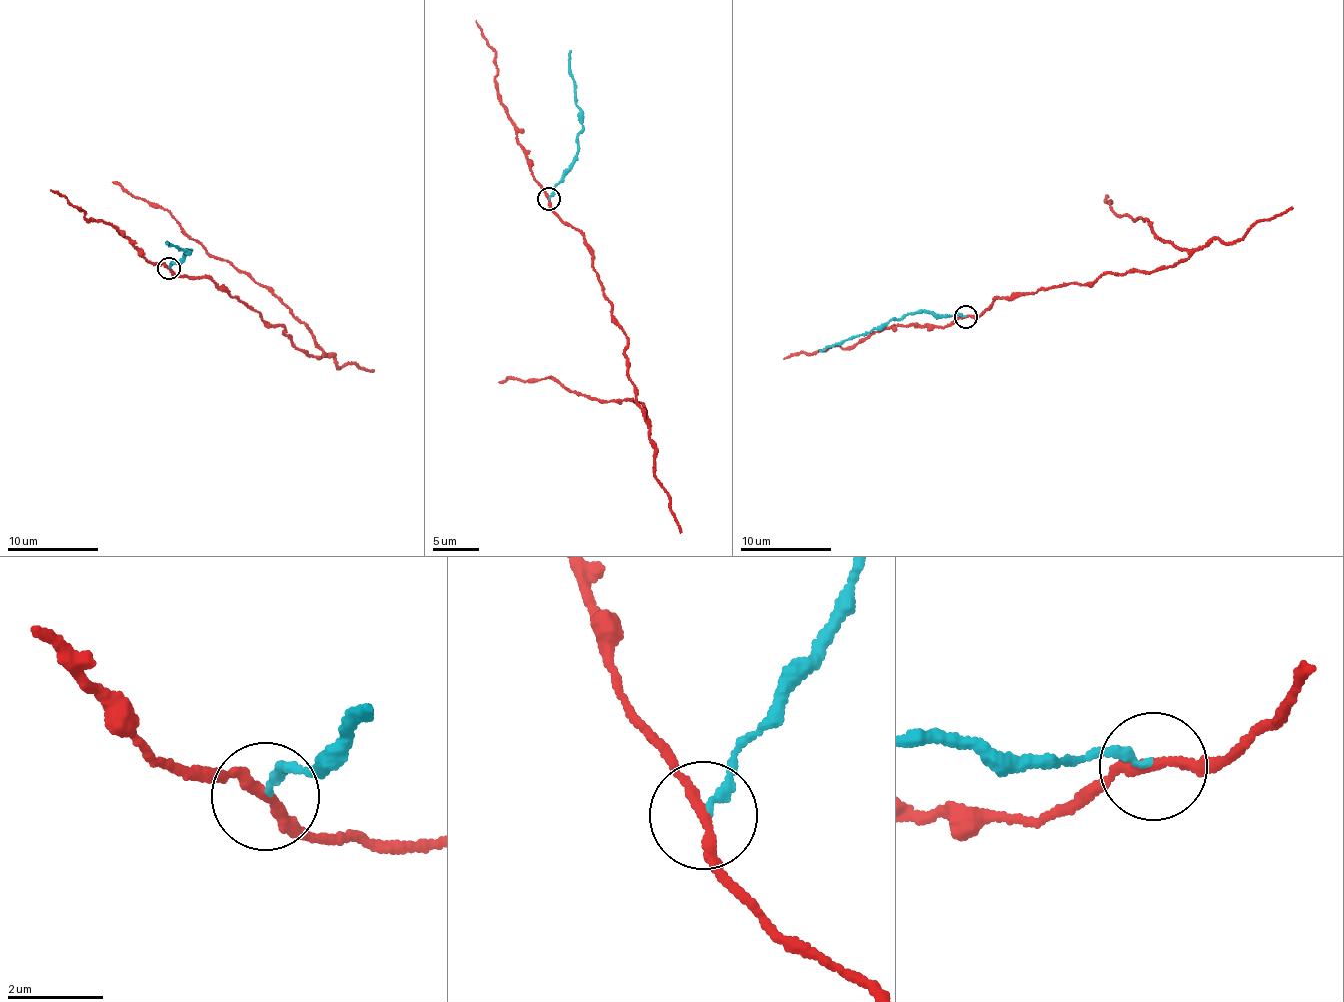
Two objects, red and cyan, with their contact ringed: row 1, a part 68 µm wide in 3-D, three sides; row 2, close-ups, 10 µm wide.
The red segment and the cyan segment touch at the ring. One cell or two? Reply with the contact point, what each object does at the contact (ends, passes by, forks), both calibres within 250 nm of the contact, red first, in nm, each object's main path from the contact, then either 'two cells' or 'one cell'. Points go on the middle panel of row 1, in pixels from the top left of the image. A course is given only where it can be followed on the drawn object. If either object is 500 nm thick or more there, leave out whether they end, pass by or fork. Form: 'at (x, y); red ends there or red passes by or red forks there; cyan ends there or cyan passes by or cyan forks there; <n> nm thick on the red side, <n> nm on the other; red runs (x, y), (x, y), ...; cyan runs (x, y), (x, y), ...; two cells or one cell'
at (548, 198); red passes by; cyan ends there; 190 nm thick on the red side, 190 nm on the other; red runs (548, 198), (592, 257), (646, 421), (630, 399), (604, 402), (549, 376), (499, 381); cyan runs (548, 199), (576, 154), (577, 135), (583, 126), (581, 111), (577, 105), (571, 51); two cells

